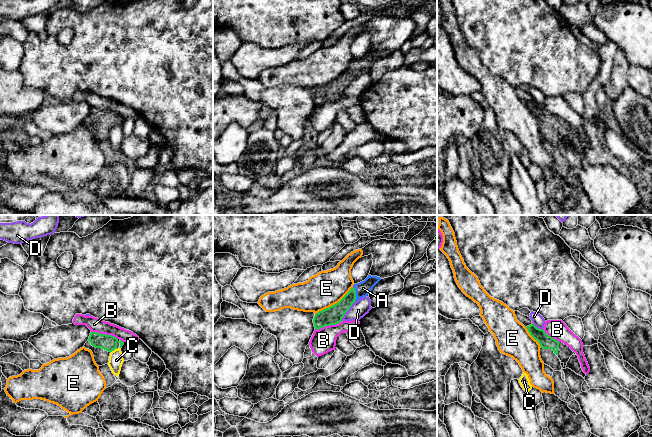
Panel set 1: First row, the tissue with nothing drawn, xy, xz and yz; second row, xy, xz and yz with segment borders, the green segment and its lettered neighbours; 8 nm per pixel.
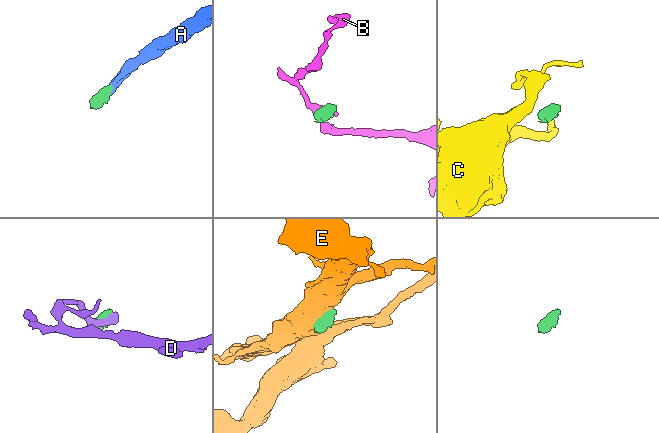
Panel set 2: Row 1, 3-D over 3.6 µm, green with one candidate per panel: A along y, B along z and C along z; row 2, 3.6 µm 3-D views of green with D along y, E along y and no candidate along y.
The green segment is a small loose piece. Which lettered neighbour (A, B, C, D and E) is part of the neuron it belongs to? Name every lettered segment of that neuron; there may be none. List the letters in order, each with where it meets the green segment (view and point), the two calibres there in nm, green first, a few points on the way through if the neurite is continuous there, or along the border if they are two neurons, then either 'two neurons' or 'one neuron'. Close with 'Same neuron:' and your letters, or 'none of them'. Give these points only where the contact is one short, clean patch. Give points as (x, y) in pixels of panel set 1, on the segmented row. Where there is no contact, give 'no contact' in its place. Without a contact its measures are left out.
A: xz (355, 294) | 150/120 nm | across xz (333, 315), (355, 294), (363, 288) | one neuron
B: xz (328, 325) | 150/190 nm | along xz (342, 321), (315, 329) | two neurons
C: xy (113, 350) | 130/120 nm | along xy (116, 348), (111, 352) | two neurons
D: xz (347, 310) | 150/140 nm | along xz (355, 302), (341, 320) | two neurons
E: xz (334, 304) | 150/280 nm | along xz (352, 287), (337, 302), (319, 310), (315, 314) | two neurons
Same neuron: A

